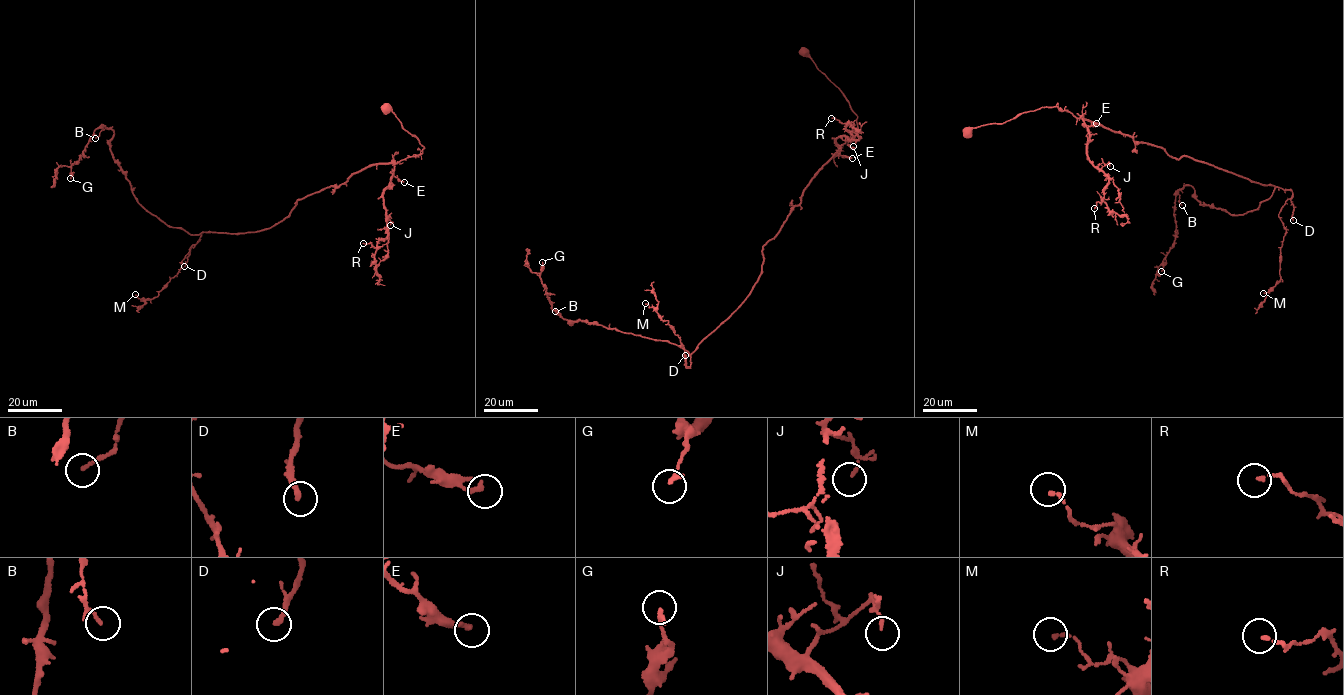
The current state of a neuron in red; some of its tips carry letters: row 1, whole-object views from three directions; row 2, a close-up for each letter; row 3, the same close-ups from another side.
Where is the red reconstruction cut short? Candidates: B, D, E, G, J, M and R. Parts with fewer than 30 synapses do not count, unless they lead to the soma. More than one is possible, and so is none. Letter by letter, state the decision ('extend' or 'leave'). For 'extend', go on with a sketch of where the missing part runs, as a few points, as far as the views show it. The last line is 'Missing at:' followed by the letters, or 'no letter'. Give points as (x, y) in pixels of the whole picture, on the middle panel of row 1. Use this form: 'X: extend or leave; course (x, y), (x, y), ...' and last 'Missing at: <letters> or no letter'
B: leave
D: extend; course (685, 355), (675, 342), (673, 328), (654, 321)
E: leave
G: leave
J: leave
M: leave
R: leave
Missing at: D

